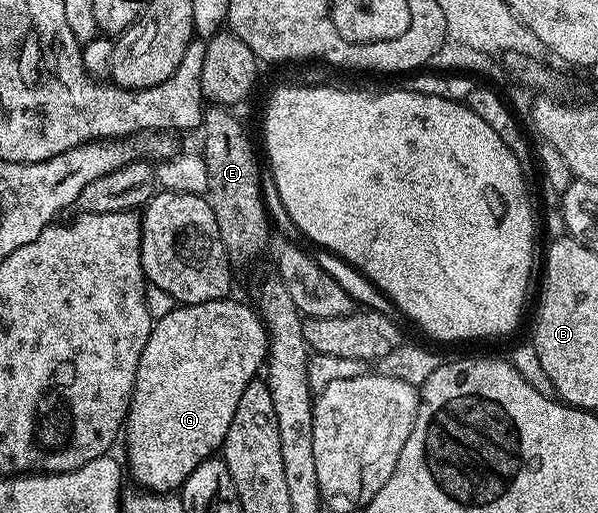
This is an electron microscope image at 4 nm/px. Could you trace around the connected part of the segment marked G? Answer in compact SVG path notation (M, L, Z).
M222 299L220 301L208 301L198 305L178 304L163 319L154 321L153 330L147 339L147 347L143 347L143 355L139 355L139 371L135 375L133 384L133 397L129 401L129 413L125 417L123 426L123 445L125 441L125 453L129 456L127 469L133 472L133 477L138 486L155 493L171 493L180 490L185 484L187 475L199 467L199 463L210 460L213 453L222 448L227 435L227 427L231 427L231 419L235 419L235 407L239 407L239 395L247 391L249 382L258 376L259 370L266 364L269 356L269 335L265 332L265 322L261 320L256 308L252 304L244 305L234 299Z

